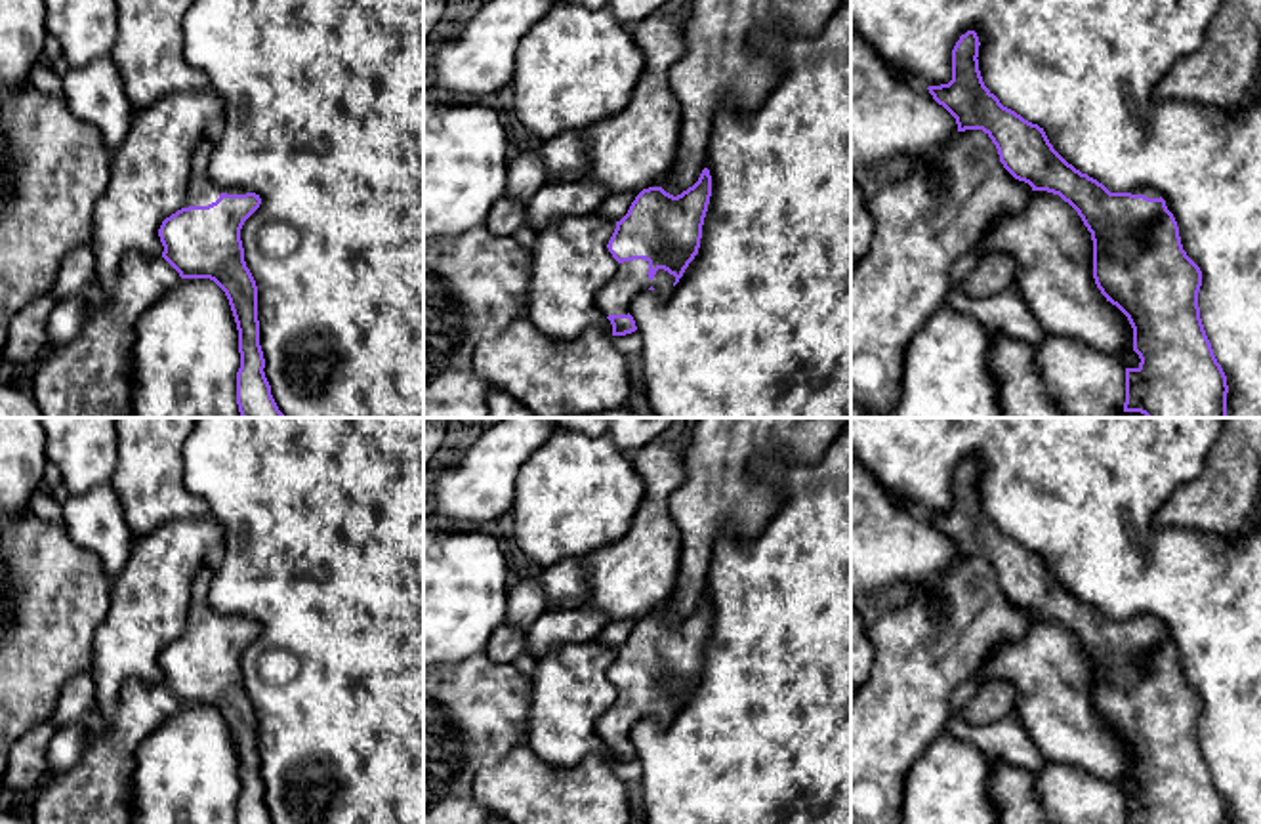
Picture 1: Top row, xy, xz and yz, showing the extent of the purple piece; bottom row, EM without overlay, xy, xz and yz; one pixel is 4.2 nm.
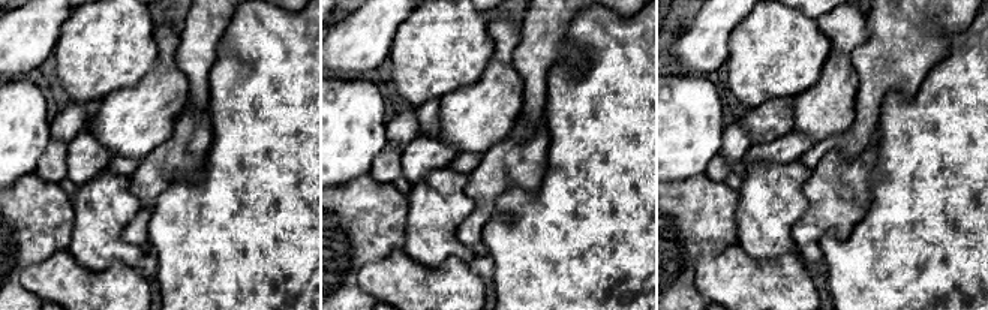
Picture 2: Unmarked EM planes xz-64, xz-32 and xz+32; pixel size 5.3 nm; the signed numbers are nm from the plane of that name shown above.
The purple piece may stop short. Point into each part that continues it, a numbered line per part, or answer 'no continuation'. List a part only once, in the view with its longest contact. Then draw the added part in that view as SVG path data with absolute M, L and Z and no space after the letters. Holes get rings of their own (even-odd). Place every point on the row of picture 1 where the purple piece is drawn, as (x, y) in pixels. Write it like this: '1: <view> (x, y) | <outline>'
1: xz (615, 298) | M633 259L618 263L614 277L597 292L595 307L605 315L628 315L633 298L651 286L666 299L675 277L658 269L654 278L649 278L649 261Z

